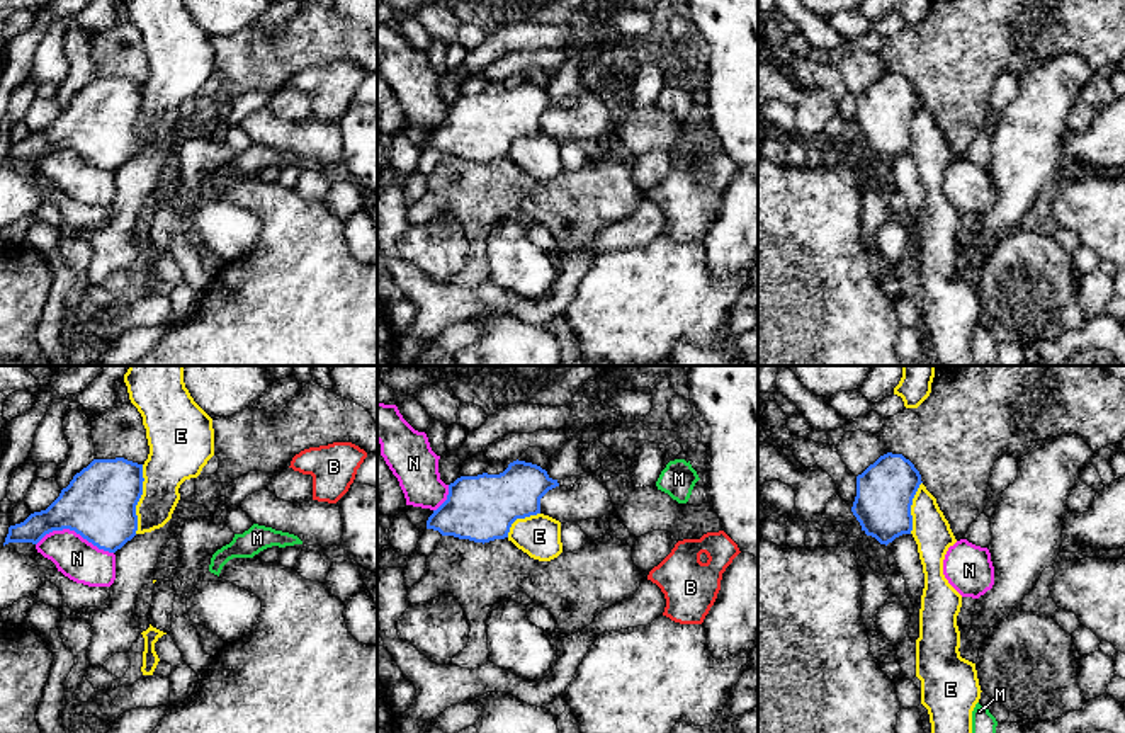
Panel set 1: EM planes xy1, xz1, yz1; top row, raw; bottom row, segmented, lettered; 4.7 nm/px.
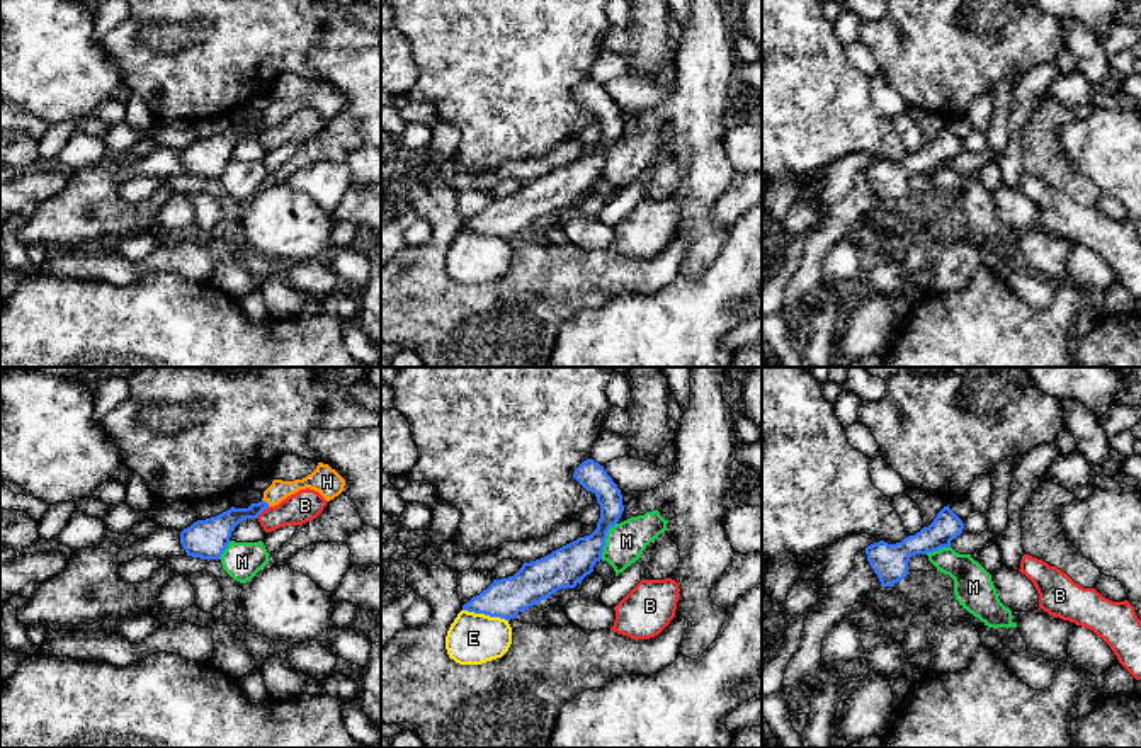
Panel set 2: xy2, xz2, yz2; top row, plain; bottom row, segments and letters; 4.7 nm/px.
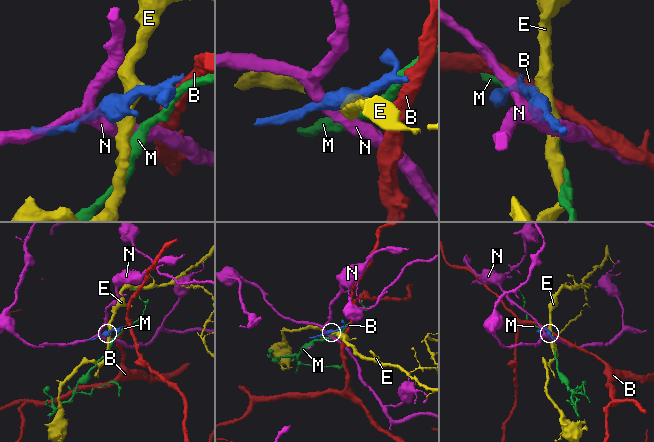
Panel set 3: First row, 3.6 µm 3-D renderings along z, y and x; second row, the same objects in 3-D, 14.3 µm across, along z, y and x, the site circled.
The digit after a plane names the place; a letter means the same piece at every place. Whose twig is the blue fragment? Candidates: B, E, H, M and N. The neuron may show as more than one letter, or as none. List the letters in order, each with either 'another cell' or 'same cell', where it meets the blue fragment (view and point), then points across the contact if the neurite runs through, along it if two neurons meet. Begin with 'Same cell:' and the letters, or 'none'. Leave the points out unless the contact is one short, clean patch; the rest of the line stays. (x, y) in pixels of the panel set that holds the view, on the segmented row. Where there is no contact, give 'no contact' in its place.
Same cell: H
B: another cell; contact xy2 (262, 510); border xy2 (269, 507), (255, 517)
E: another cell; contact xy1 (140, 497)
H: same cell; contact xy2 (266, 502); way xy2 (220, 527), (266, 502), (279, 490)
M: another cell; contact xz2 (604, 541); border xz2 (616, 522), (607, 532), (601, 558)
N: another cell; contact xy1 (75, 531); border xy1 (36, 543), (53, 531), (73, 529), (99, 548), (113, 553)

